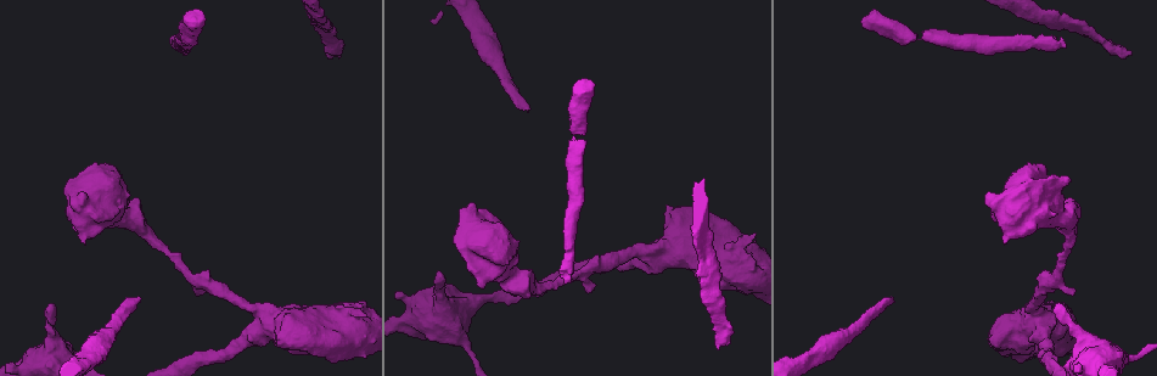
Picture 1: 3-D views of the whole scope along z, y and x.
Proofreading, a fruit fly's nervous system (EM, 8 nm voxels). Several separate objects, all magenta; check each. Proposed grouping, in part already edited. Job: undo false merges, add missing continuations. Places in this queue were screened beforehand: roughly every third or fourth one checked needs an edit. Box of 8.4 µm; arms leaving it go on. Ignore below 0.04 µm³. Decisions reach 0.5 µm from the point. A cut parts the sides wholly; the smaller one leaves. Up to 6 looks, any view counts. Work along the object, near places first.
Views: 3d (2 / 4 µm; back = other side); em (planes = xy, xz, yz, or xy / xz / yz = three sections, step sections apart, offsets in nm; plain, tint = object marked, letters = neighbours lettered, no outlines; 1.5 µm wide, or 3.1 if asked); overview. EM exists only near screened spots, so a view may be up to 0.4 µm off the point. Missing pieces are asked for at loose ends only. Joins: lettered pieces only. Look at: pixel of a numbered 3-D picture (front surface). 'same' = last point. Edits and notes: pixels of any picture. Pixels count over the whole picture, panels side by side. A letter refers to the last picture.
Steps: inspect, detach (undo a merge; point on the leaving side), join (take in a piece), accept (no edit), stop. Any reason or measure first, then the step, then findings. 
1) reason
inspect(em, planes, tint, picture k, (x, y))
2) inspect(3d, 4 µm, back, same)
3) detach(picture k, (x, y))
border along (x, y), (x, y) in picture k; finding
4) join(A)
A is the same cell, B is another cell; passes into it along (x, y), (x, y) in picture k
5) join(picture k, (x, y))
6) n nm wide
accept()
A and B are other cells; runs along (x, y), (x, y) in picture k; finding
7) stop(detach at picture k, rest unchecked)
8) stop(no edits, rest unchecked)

stops while still wide
inspect(3d, 4 µm, picture 1, (1071, 180))

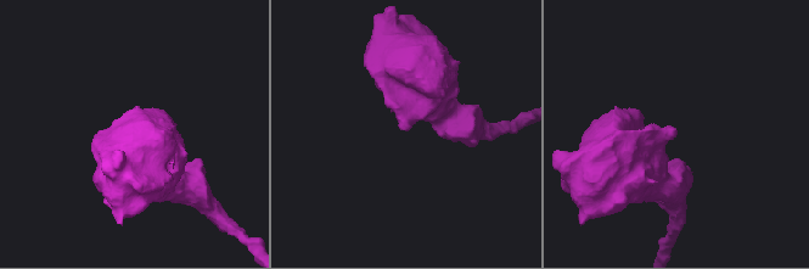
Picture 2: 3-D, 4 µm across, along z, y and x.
inspect(em, xz, step 4, tint, picture 2, (403, 127))

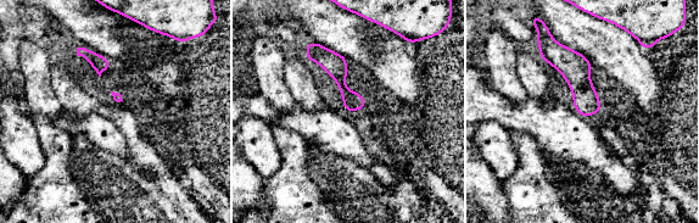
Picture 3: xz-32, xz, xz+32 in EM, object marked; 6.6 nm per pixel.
another direction
inspect(em, planes, letters, same)

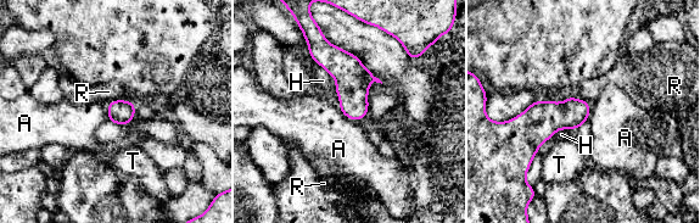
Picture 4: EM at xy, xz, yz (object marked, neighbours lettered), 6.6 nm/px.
accept()
A, H, R and T are other cells; border along (337, 107), (348, 118), (358, 122) in picture 4; none of them fits

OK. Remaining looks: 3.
thin end
inspect(em, planes, tint, picture 1, (199, 290))

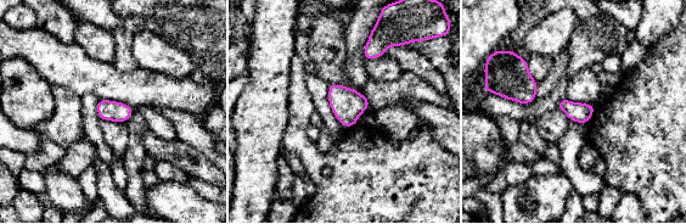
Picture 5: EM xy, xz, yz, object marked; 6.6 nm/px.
what lies round it
inspect(em, planes, letters, same)

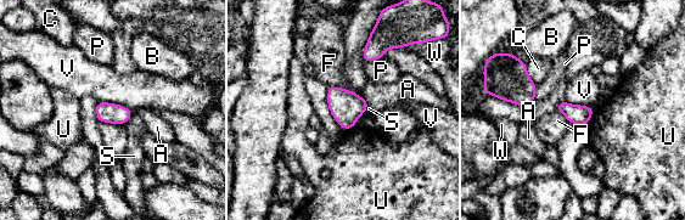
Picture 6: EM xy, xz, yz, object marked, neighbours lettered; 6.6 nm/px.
140 nm wide
accept()
A, B, C, F, P, S, U, V and W are other cells; no lettered piece goes on from it

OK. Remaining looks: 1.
stop(no edits, rest unchecked)

